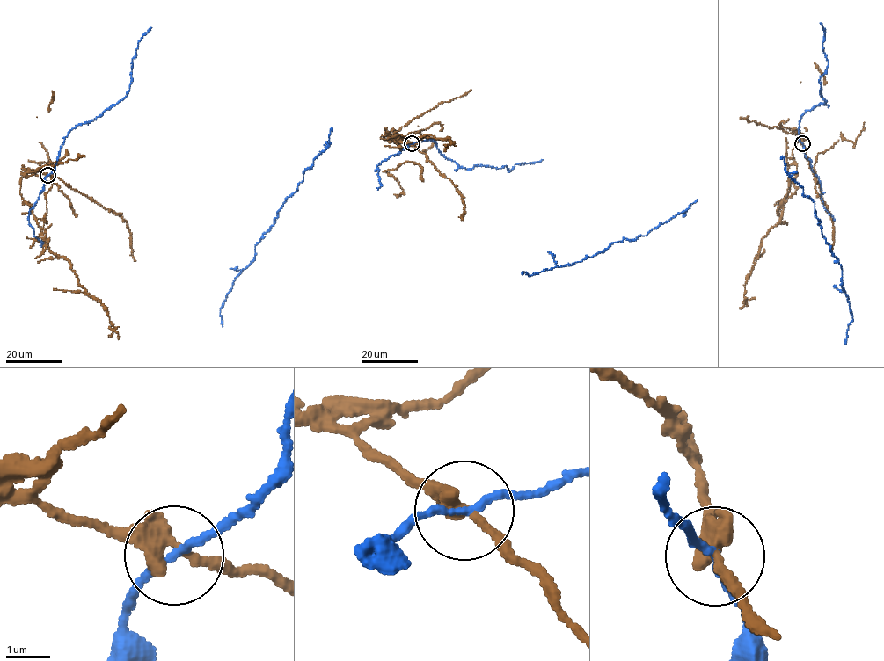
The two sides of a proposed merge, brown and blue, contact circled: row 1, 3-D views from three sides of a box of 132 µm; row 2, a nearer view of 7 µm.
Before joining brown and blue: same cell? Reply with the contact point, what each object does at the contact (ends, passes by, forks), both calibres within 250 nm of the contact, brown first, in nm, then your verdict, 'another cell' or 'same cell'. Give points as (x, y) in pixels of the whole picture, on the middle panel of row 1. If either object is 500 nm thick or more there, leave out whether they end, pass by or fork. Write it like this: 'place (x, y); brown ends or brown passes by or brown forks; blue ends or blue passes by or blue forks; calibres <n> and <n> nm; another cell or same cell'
place (412, 143); brown passes by; blue passes by; calibres 360 and 150 nm; another cell

